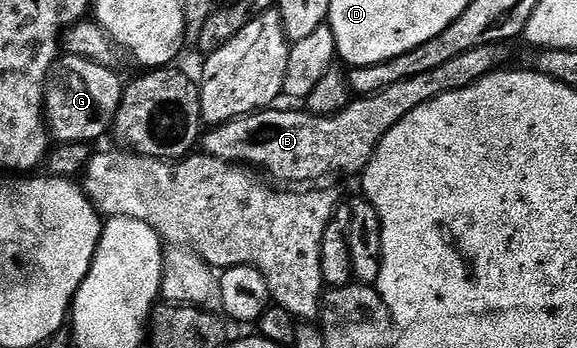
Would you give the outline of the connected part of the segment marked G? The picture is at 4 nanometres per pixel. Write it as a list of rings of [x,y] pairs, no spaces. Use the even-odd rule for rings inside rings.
[[[70,55],[60,56],[51,70],[50,78],[45,86],[45,124],[50,136],[56,142],[88,142],[95,143],[98,137],[103,137],[112,132],[115,116],[121,107],[124,82],[119,82],[119,77],[114,73],[111,65],[98,65],[89,59],[81,59]]]

